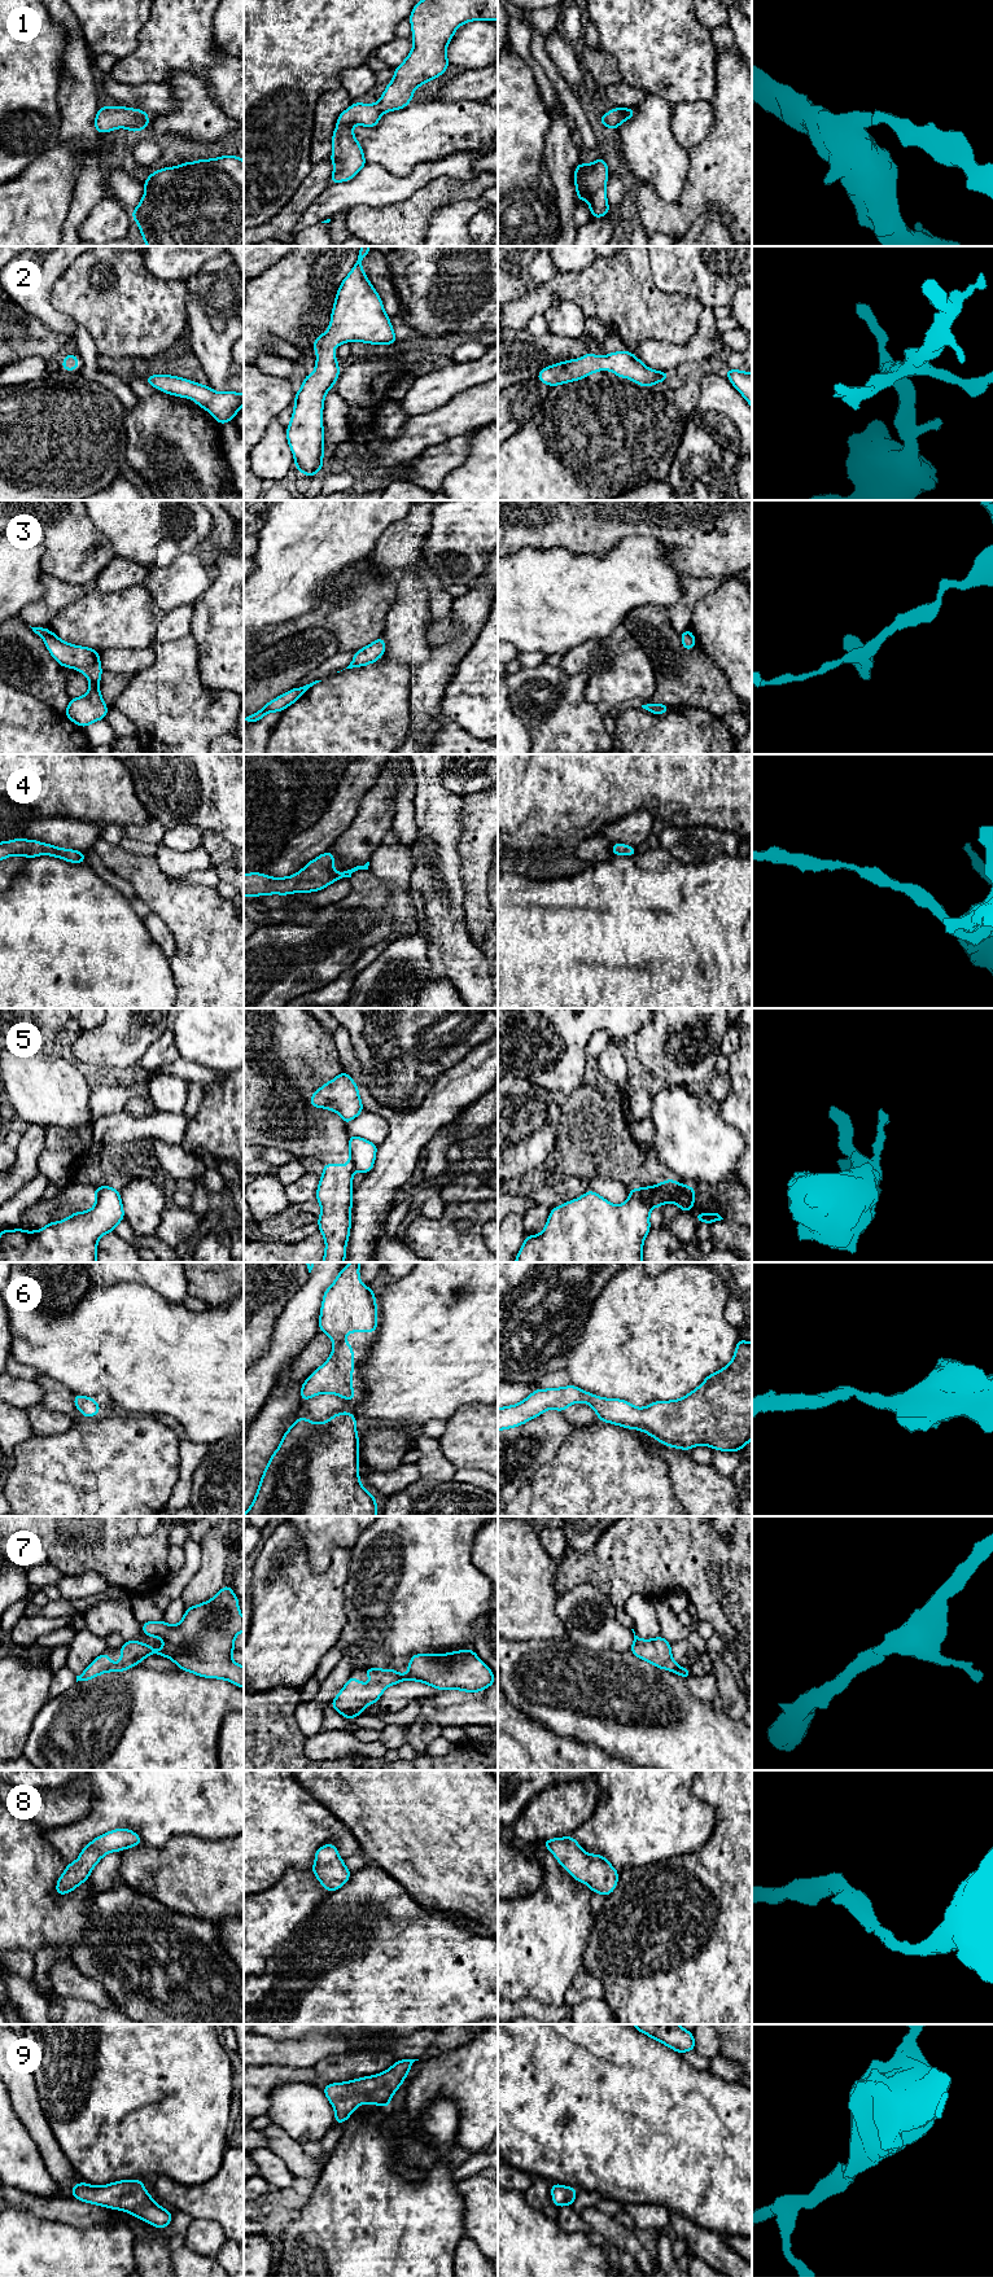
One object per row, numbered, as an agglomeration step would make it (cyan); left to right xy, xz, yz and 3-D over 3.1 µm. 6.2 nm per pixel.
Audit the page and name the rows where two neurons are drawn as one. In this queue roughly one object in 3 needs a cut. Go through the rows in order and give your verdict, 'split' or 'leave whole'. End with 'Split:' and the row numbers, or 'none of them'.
1: leave whole
2: leave whole
3: split
4: leave whole
5: split
6: leave whole
7: leave whole
8: leave whole
9: leave whole
Split: 3, 5

